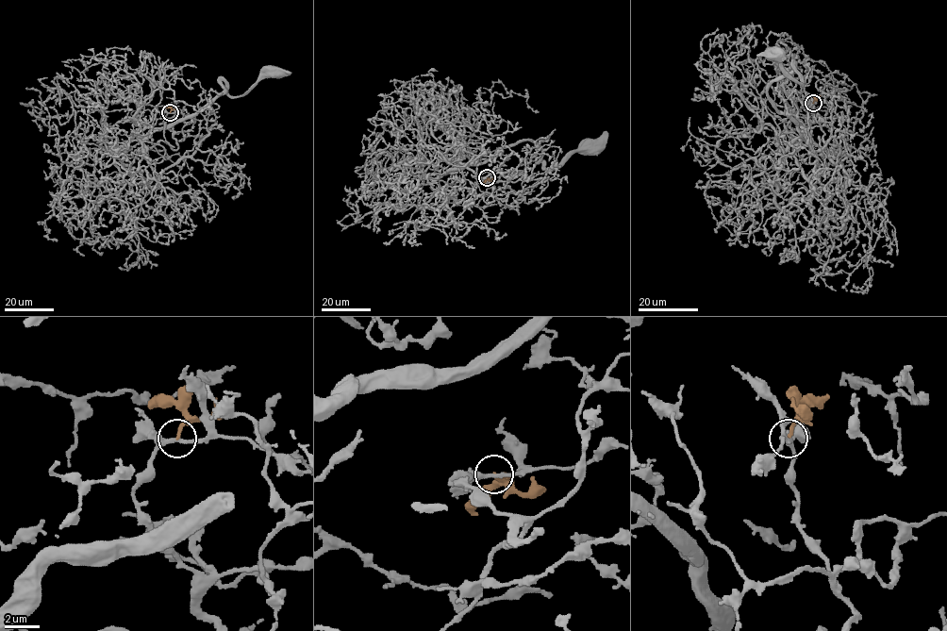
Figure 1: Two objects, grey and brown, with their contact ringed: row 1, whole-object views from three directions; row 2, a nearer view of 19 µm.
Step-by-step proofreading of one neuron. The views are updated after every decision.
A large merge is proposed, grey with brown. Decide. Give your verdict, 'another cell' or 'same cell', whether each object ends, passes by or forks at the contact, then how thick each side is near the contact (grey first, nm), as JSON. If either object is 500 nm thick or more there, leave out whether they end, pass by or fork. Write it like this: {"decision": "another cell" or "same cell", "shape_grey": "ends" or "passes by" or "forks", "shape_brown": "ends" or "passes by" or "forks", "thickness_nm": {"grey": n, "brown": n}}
{"decision": "another cell", "shape_grey": "passes by", "shape_brown": "ends", "thickness_nm": {"grey": 240, "brown": 190}}

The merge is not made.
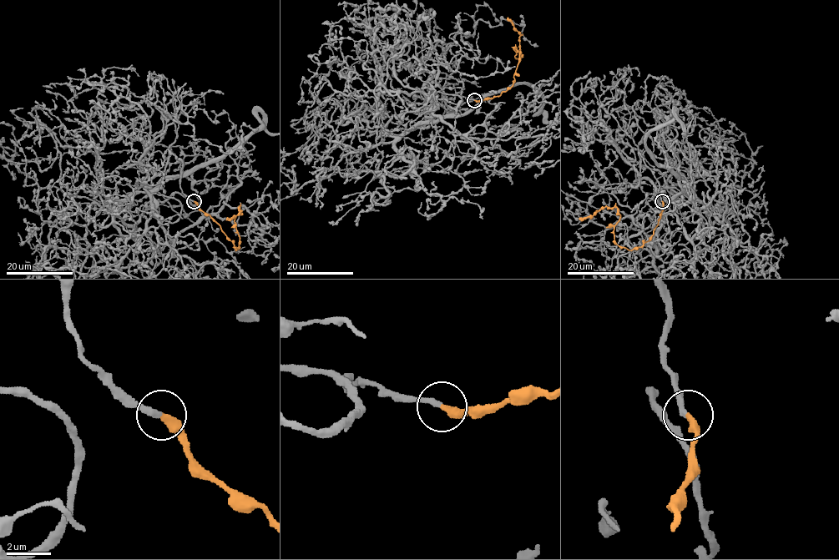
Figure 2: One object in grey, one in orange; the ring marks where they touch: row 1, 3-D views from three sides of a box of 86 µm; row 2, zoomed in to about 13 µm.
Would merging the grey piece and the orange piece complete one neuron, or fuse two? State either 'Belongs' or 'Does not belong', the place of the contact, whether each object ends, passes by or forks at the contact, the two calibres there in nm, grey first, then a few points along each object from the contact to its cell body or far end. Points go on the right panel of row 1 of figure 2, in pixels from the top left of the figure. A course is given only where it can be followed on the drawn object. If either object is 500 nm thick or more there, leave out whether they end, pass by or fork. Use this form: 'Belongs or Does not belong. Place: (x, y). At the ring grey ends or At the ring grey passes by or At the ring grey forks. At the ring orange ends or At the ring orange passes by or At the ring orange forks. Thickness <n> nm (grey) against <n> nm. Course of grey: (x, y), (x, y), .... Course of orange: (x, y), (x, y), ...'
Belongs. Place: (662, 201). At the ring grey ends. At the ring orange ends. Thickness 260 nm (grey) against 360 nm. Course of grey: (662, 201), (640, 153), (640, 177), (667, 205), (682, 186), (646, 137), (675, 112), (684, 133), (657, 103). Course of orange: (662, 201), (654, 234), (631, 250), (614, 239), (614, 227), (620, 214), (616, 208), (602, 207), (579, 218)

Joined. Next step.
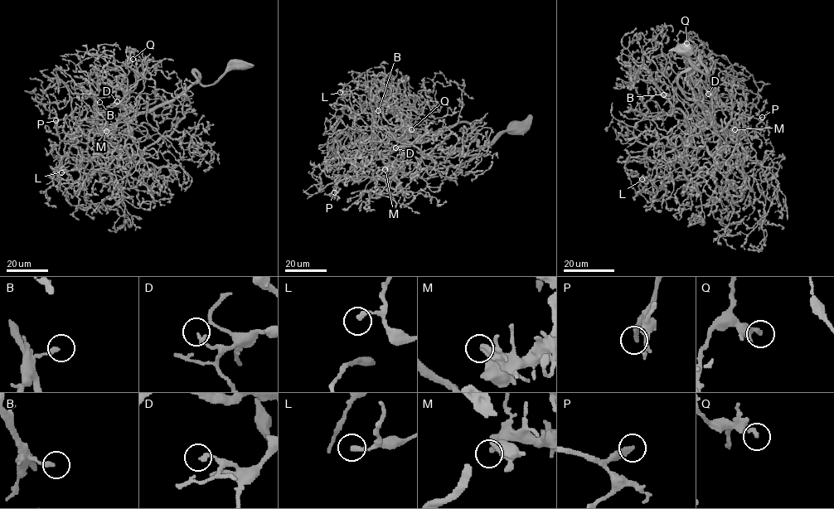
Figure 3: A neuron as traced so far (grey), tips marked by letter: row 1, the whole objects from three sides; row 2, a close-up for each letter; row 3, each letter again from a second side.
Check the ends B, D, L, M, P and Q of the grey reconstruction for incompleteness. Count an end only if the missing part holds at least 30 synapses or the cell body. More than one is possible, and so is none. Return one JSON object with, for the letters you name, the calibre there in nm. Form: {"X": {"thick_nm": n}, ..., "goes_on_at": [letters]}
{"P": {"thick_nm": 300}, "goes_on_at": ["P"]}

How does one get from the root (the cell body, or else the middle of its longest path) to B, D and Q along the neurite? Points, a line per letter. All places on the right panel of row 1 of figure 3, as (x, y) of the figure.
B: (686, 51), (706, 75), (700, 58), (681, 72), (678, 84), (716, 124), (700, 119), (688, 103), (663, 94)
D: (686, 51), (706, 75), (700, 58), (681, 72), (678, 84), (716, 124), (695, 84), (708, 94)
Q: (686, 51), (706, 75), (700, 58), (678, 84), (716, 124), (670, 62), (686, 43)

